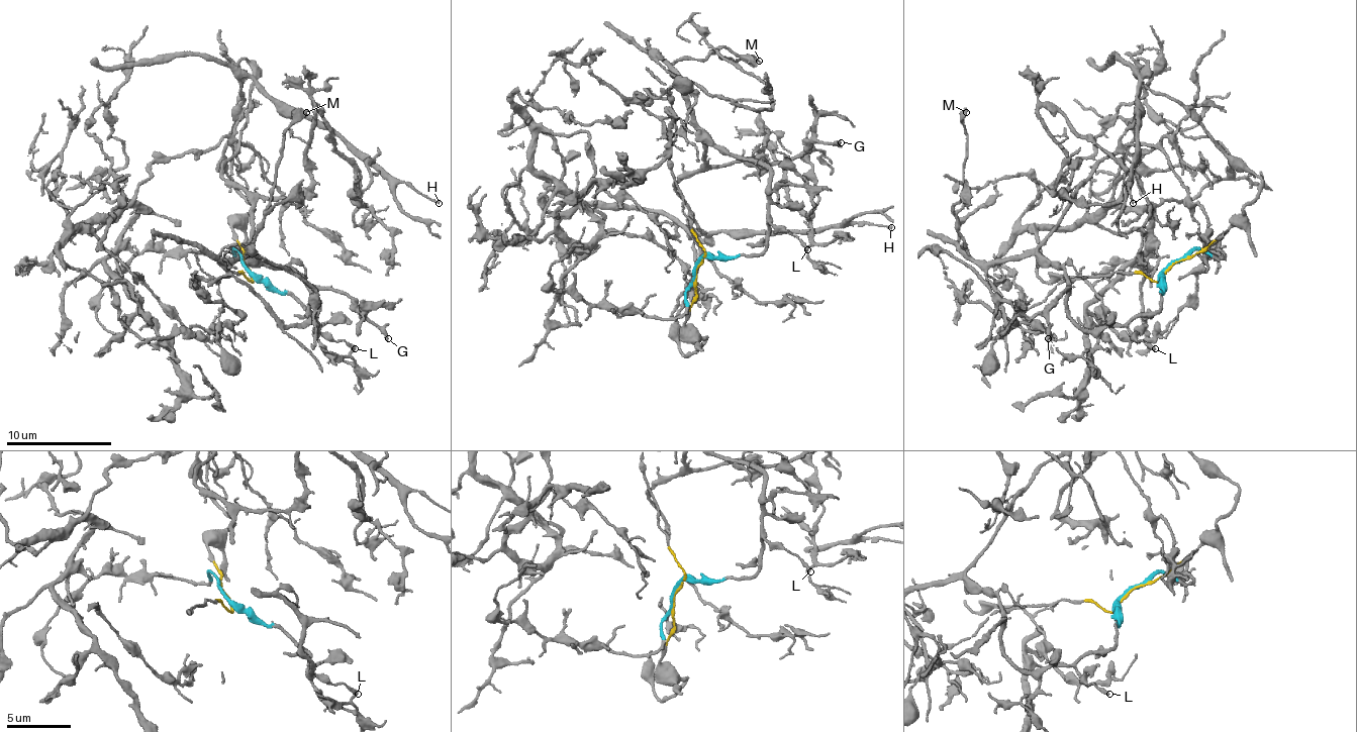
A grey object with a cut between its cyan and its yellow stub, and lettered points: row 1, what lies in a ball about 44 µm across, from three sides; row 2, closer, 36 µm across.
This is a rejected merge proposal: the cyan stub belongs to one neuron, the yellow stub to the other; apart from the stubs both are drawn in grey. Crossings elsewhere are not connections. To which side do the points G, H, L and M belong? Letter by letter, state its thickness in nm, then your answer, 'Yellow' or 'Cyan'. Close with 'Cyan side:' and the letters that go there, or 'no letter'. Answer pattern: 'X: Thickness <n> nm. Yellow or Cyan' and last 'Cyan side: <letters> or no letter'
G: Thickness 300 nm. Cyan
H: Thickness 170 nm. Yellow
L: Thickness 240 nm. Cyan
M: Thickness 400 nm. Cyan
Cyan side: G, L, M

